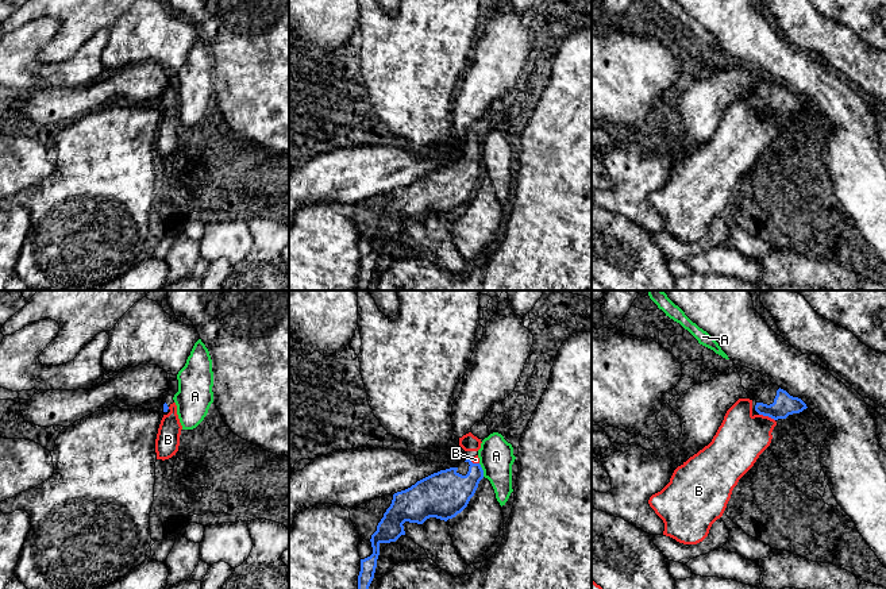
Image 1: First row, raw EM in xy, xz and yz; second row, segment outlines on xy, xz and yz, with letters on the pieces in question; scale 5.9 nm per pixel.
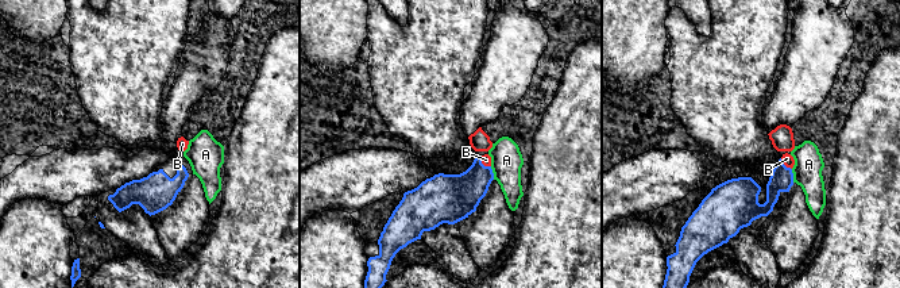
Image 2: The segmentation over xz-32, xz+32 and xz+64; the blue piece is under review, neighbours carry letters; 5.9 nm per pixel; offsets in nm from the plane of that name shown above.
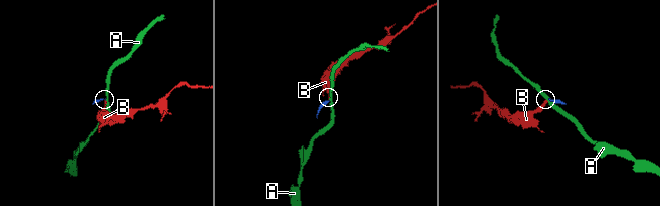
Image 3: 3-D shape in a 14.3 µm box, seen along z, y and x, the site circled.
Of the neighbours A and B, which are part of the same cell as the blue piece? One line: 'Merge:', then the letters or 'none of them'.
Merge: B

